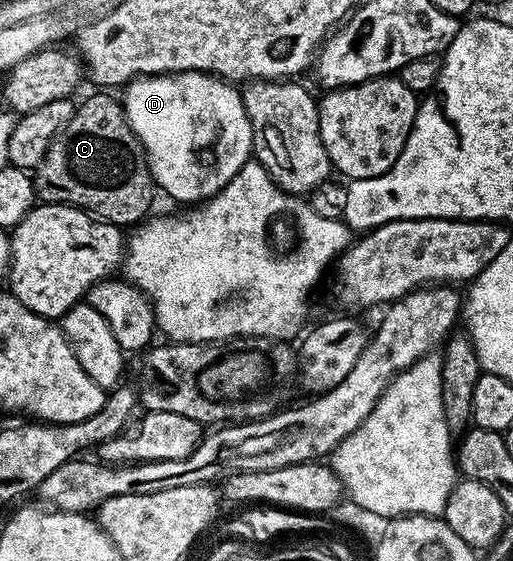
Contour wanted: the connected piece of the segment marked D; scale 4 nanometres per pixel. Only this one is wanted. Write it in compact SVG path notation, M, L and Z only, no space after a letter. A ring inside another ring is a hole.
M176 71L173 75L148 75L132 79L125 91L126 99L124 98L124 106L126 116L136 133L136 137L142 142L143 149L146 150L146 160L150 166L154 182L161 190L163 187L176 202L190 203L186 205L198 205L207 199L211 199L217 191L224 189L224 185L228 185L228 181L232 181L232 177L236 177L236 173L240 173L240 169L245 163L251 162L254 149L252 125L248 121L248 113L242 100L242 92L233 82L220 79L216 75L208 75L205 71Z

